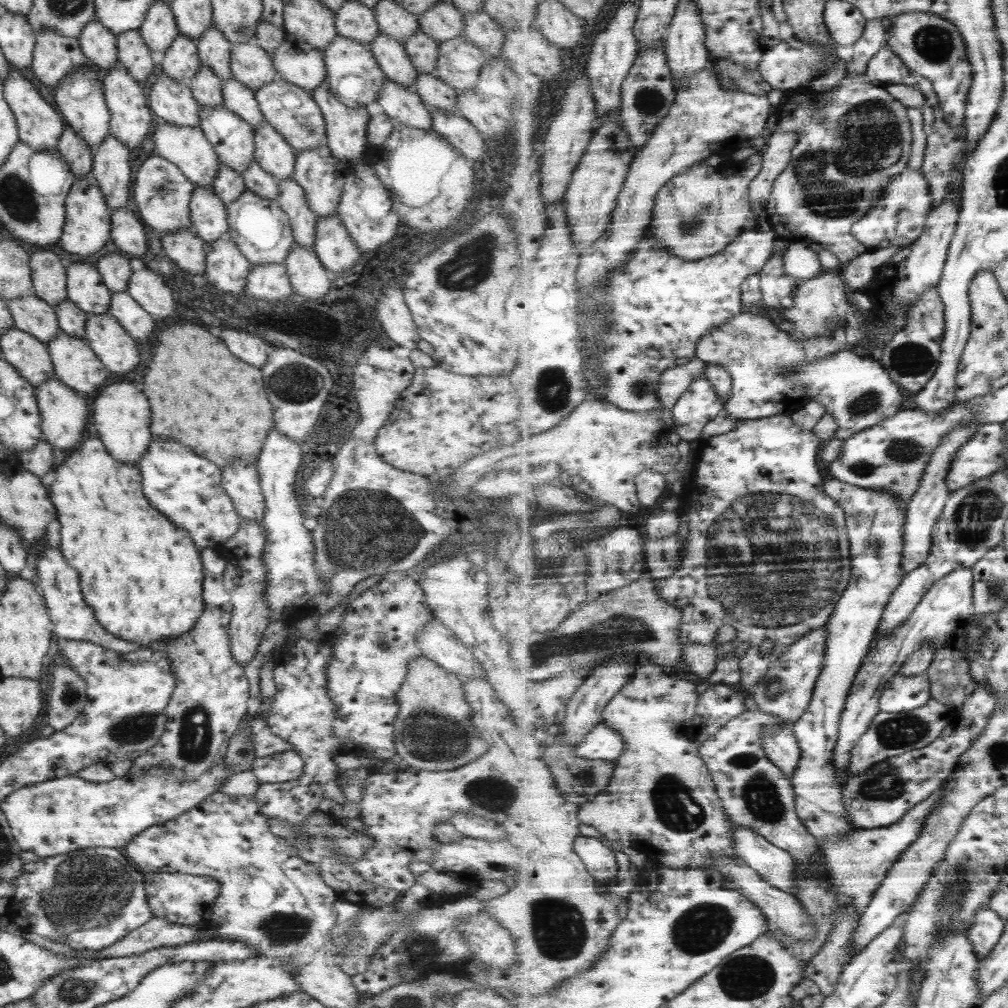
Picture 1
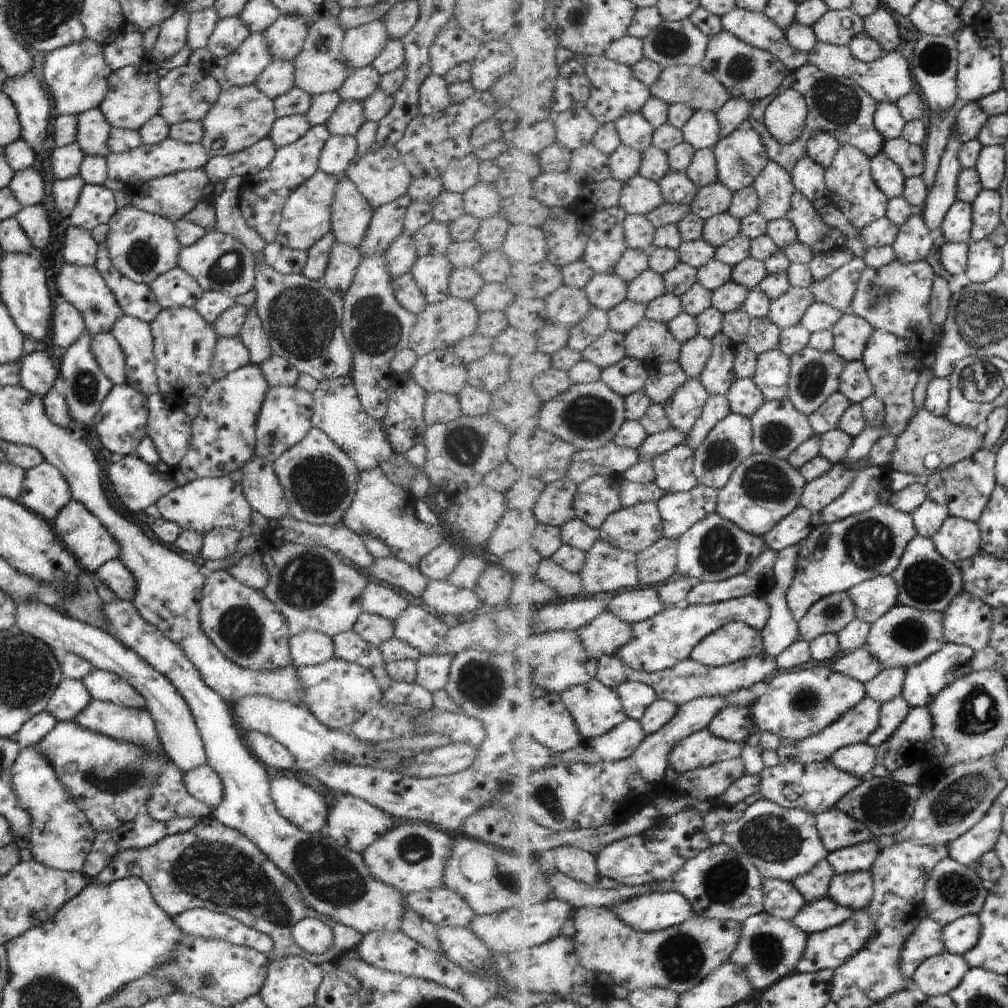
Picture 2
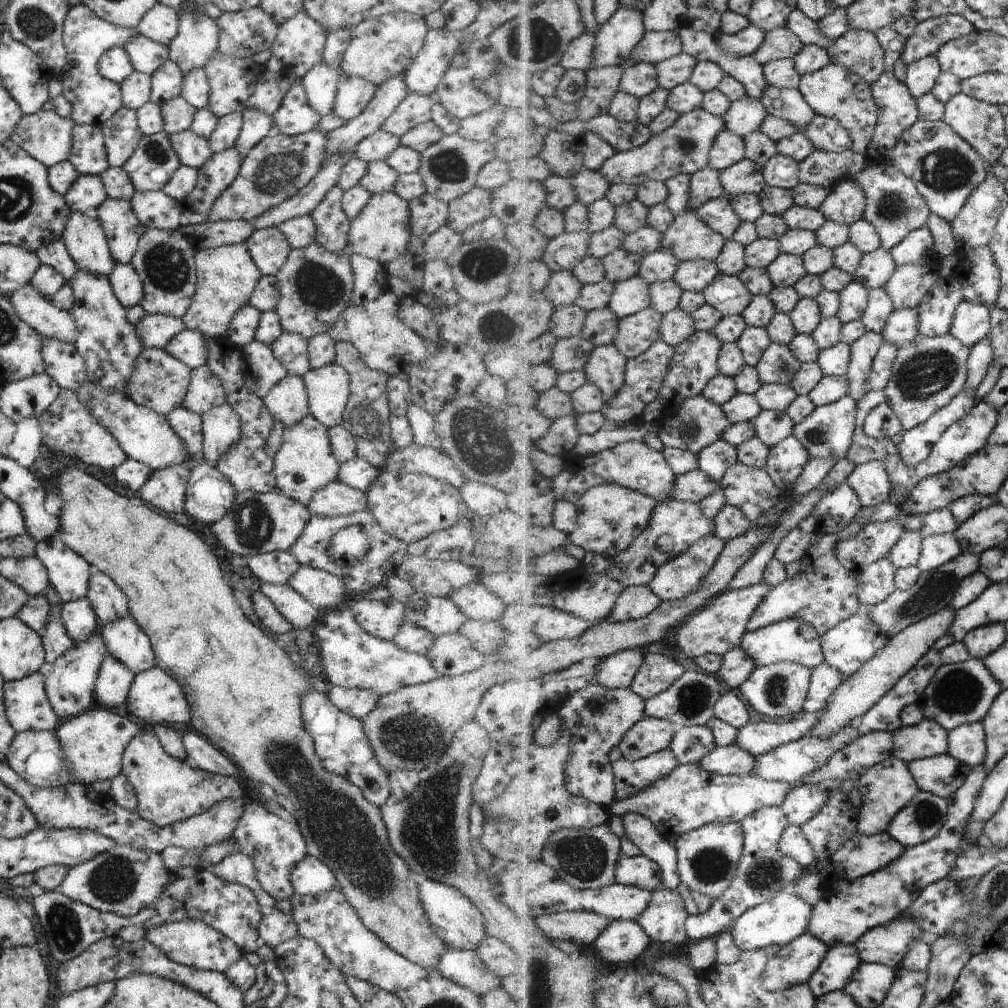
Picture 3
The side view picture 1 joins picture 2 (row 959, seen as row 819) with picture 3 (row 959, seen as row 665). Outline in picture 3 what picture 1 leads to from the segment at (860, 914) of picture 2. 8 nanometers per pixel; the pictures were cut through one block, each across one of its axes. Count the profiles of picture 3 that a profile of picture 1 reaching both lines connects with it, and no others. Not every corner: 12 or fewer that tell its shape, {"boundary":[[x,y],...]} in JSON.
{"boundary":[[853,944],[830,948],[809,985],[844,990],[861,964]]}

